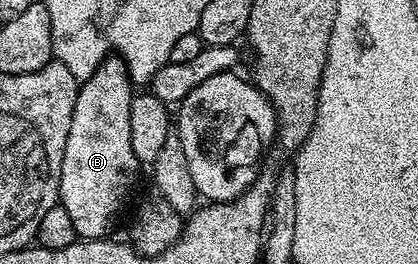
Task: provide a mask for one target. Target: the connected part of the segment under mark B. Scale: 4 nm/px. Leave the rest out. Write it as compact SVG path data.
M108 56L78 87L76 108L72 108L72 128L60 168L58 197L64 212L76 227L79 239L102 240L118 214L118 205L130 194L138 178L140 163L132 152L130 105L136 87L130 80L126 61Z

